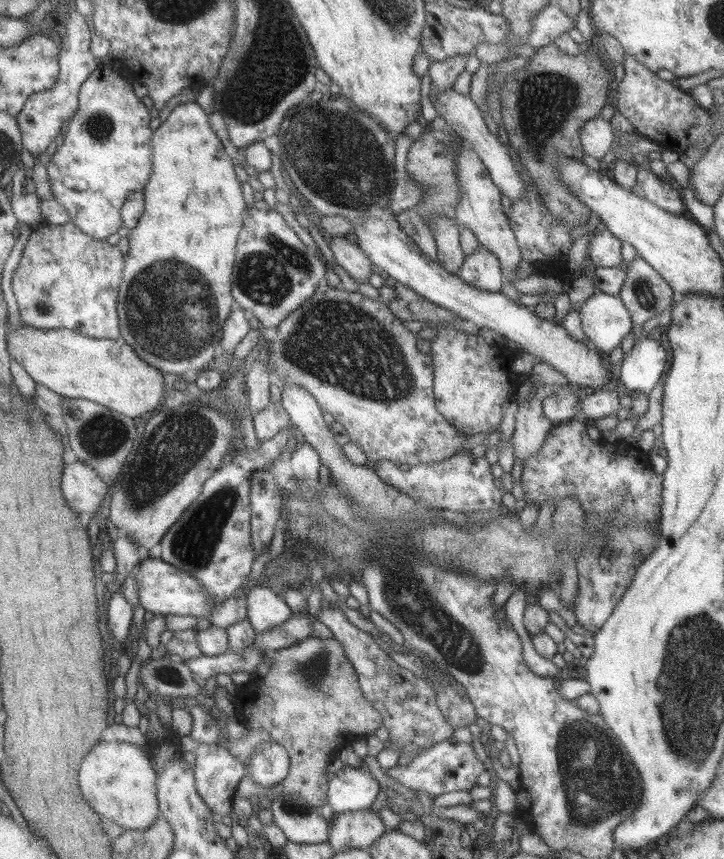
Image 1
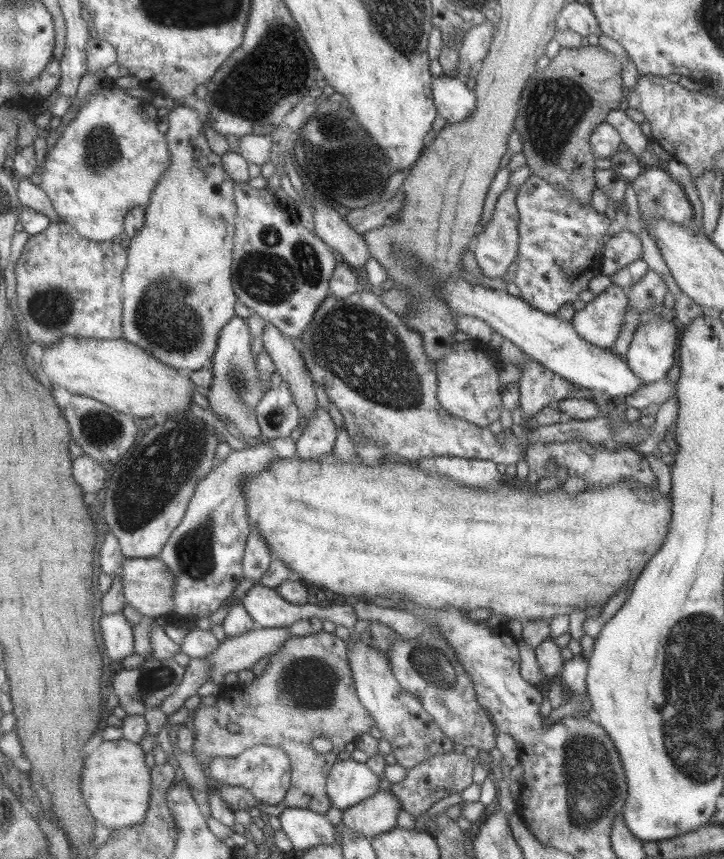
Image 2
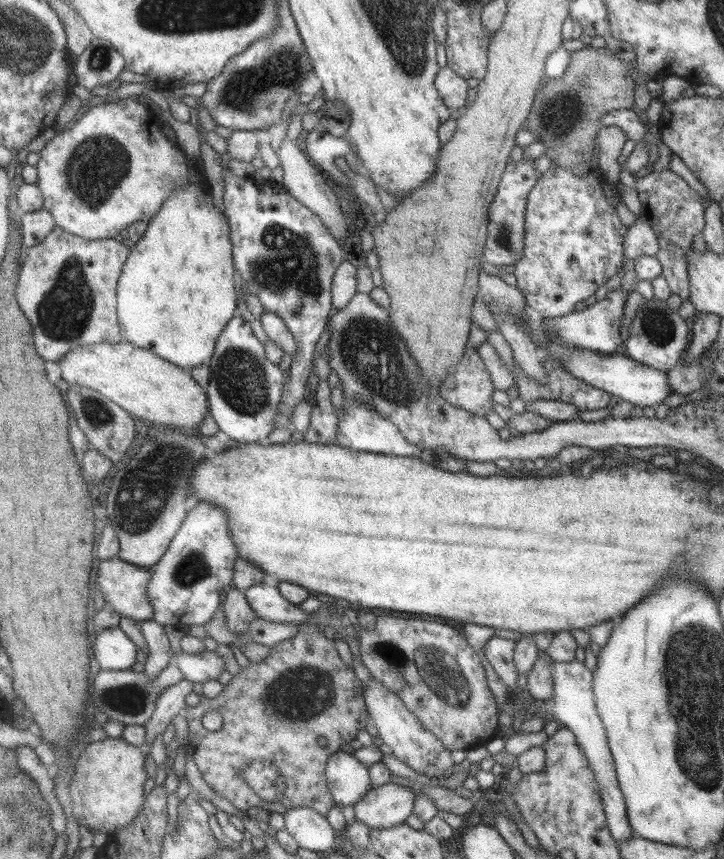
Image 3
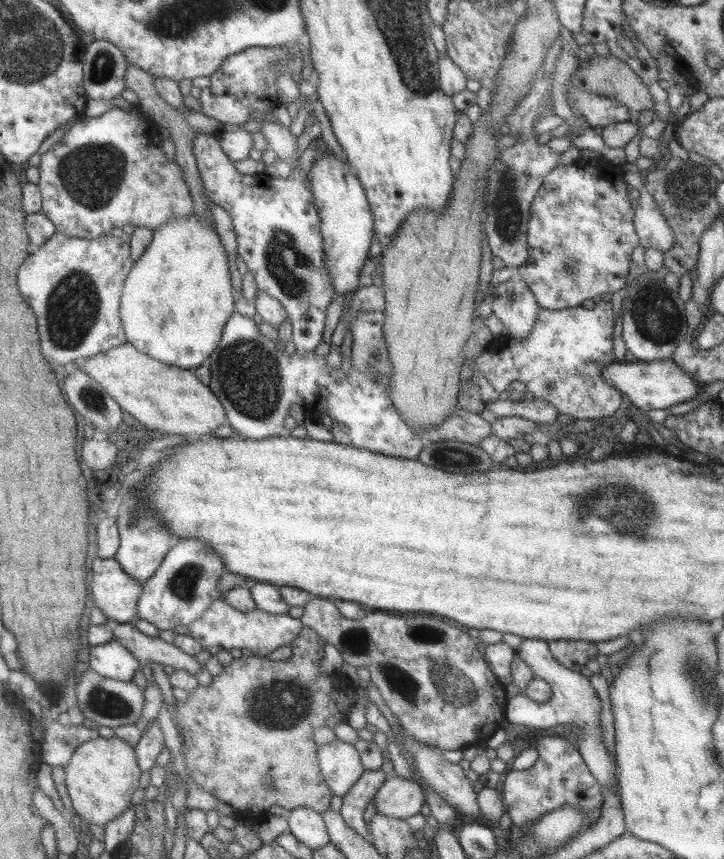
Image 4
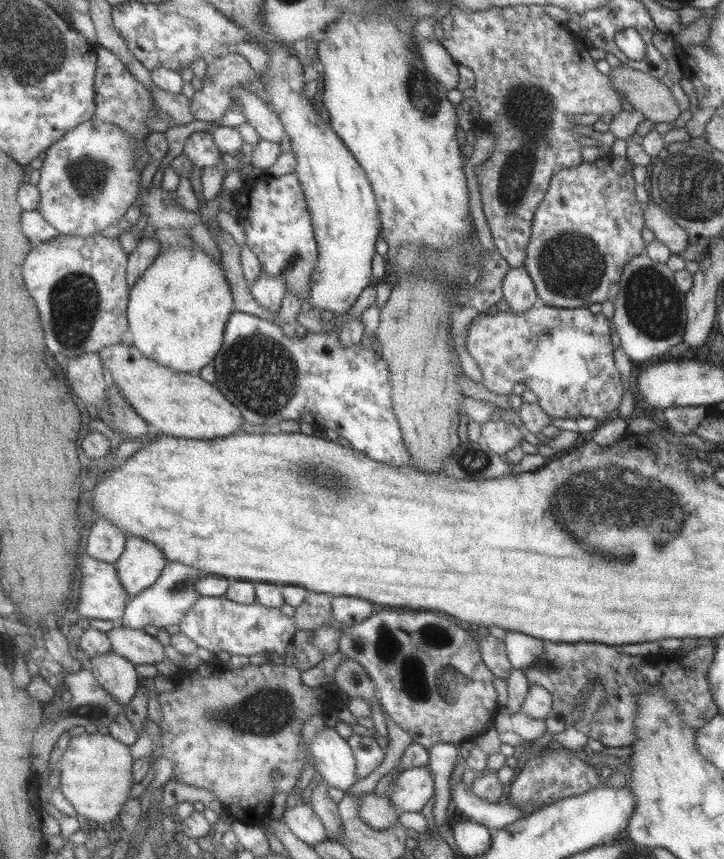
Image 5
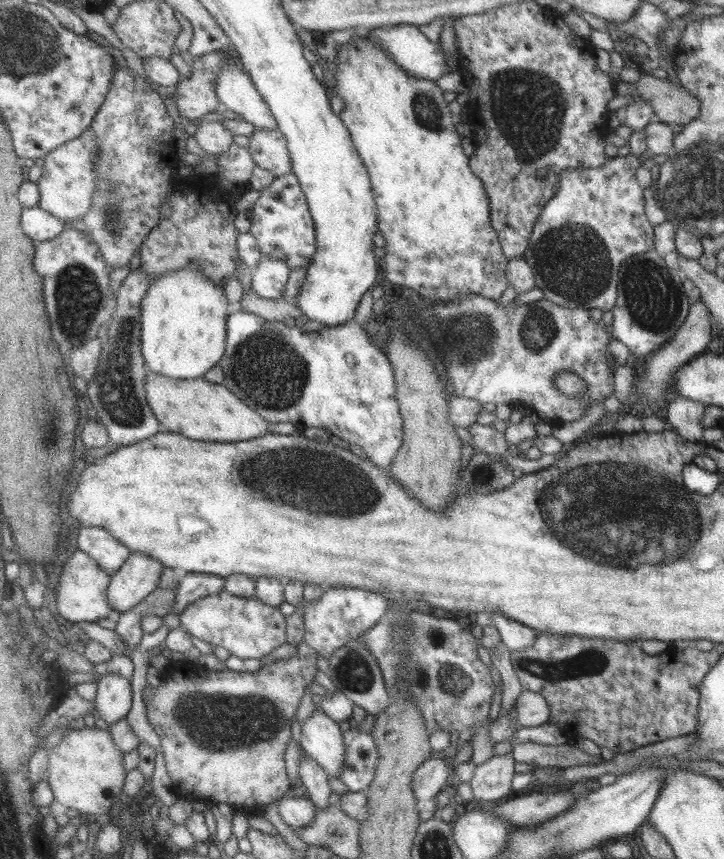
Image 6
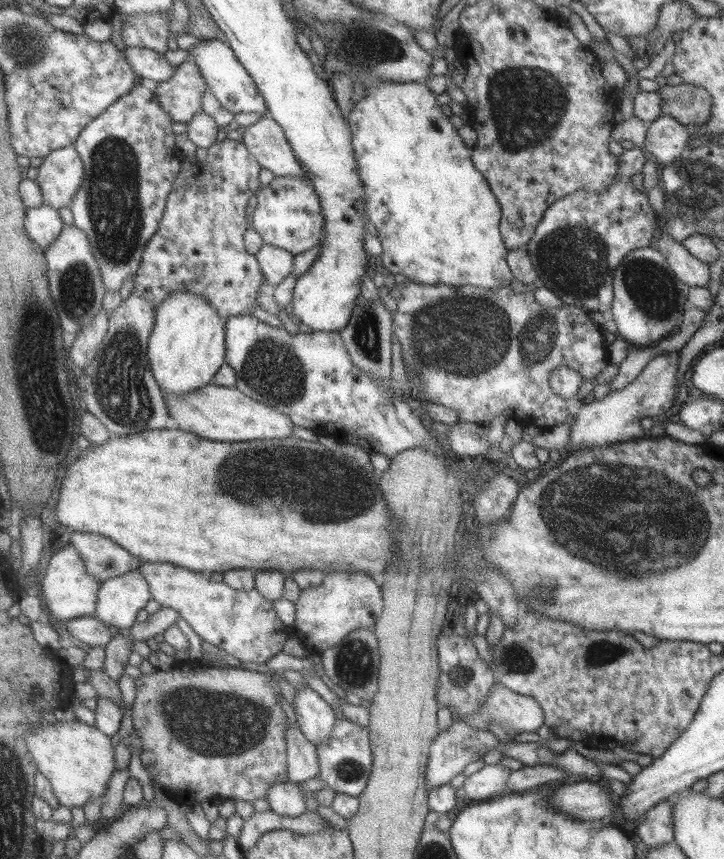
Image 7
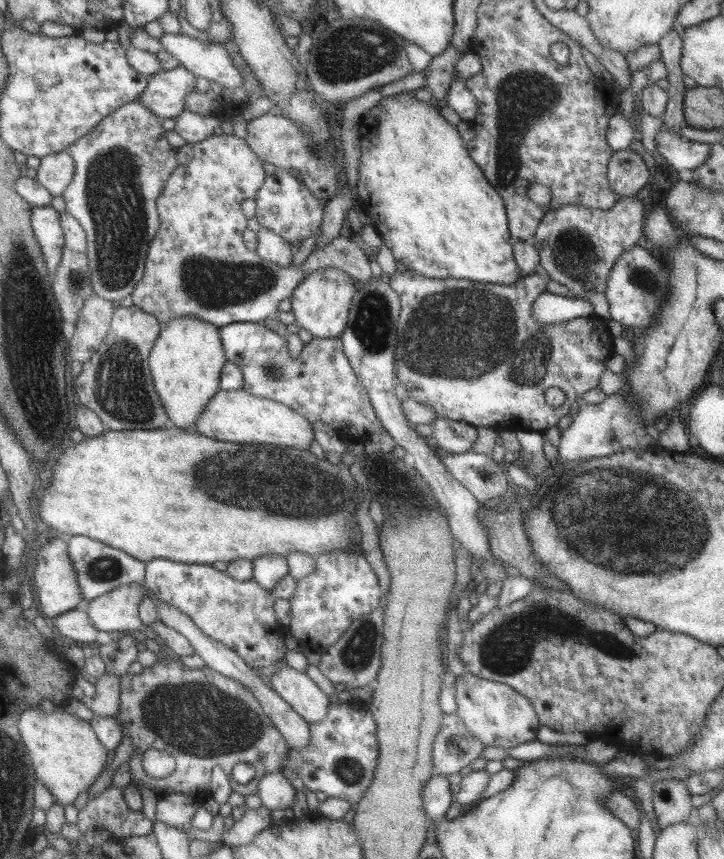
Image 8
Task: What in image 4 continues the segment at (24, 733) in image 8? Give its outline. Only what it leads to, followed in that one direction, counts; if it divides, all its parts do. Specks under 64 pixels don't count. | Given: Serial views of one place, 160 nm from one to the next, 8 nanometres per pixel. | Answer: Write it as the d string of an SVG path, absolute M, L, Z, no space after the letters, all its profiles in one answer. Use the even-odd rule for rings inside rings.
M113 736L82 742L64 769L67 794L74 811L87 823L104 827L129 808L131 794L139 786L140 768L134 747Z

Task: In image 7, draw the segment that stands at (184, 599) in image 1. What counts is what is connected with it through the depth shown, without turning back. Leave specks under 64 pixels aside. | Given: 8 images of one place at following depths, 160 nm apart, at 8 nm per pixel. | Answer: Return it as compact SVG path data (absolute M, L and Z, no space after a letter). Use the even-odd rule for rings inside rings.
M69 542L53 553L53 558L50 558L45 568L45 575L39 578L43 602L53 620L67 622L71 618L93 616L95 613L95 602L100 584L99 581L95 581L91 576L85 574L85 566L79 556L76 548Z

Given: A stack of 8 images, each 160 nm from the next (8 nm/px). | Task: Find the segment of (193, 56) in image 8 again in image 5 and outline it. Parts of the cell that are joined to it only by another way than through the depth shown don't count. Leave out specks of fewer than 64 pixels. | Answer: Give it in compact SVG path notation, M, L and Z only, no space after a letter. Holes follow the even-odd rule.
M245 90L233 91L235 107L243 114L246 124L249 124L259 138L268 142L279 143L284 136L284 128L275 113L271 113L267 103L261 101L257 95Z

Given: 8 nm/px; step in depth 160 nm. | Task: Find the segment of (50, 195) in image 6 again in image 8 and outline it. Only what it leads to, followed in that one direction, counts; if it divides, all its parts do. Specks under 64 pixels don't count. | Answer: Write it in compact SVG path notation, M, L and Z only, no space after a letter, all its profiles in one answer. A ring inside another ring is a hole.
M68 152L47 154L40 160L34 179L53 196L62 196L71 182L74 171L73 160Z

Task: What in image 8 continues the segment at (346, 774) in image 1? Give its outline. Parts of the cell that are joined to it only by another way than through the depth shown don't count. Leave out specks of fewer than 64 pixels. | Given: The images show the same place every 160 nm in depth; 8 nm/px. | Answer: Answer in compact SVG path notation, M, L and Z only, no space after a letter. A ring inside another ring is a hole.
M285 664L270 676L270 683L276 694L308 724L321 722L327 715L328 697L305 673Z

